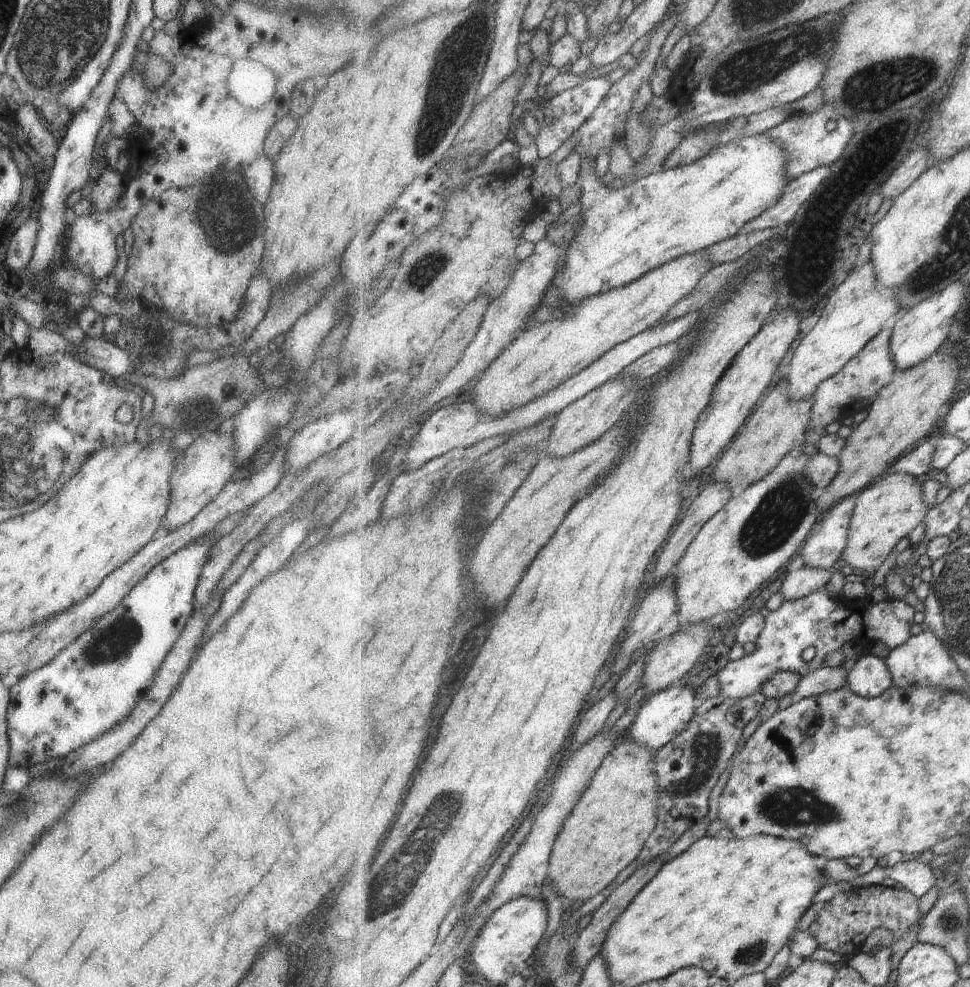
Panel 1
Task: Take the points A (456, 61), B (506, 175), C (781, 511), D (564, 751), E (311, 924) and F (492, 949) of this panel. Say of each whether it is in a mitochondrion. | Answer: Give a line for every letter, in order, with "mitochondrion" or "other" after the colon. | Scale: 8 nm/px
A: mitochondrion
B: other
C: mitochondrion
D: other
E: other
F: other

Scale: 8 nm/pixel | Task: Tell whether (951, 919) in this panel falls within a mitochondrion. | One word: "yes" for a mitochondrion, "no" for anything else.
yes

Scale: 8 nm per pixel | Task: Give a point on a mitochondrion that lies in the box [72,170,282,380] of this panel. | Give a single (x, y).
(227, 225)

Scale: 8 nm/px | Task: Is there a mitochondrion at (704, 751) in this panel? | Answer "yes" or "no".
yes

